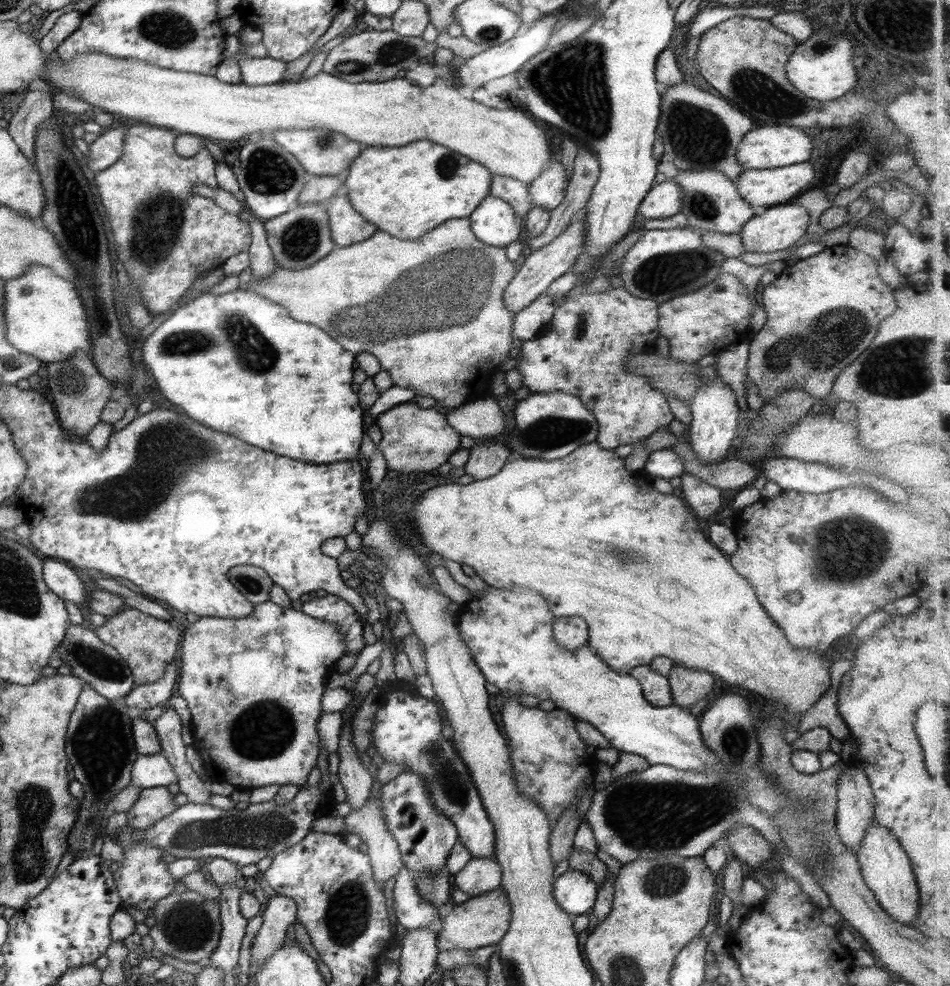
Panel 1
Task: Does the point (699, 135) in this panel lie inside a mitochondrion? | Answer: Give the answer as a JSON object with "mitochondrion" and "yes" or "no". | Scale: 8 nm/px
{"mitochondrion":"yes"}

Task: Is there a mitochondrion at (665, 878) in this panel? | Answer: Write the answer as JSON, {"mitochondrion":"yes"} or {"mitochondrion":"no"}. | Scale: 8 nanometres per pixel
{"mitochondrion":"yes"}

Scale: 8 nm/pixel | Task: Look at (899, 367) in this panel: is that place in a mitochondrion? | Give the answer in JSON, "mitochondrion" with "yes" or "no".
{"mitochondrion":"yes"}

